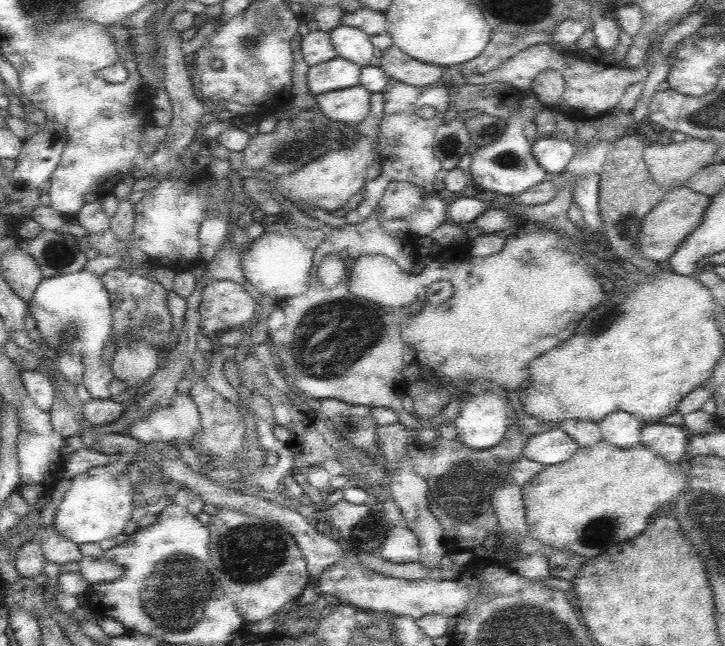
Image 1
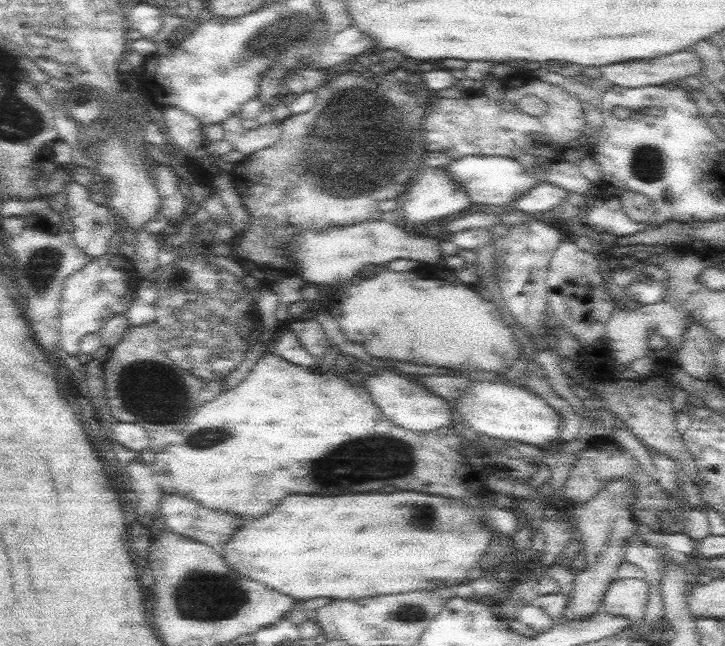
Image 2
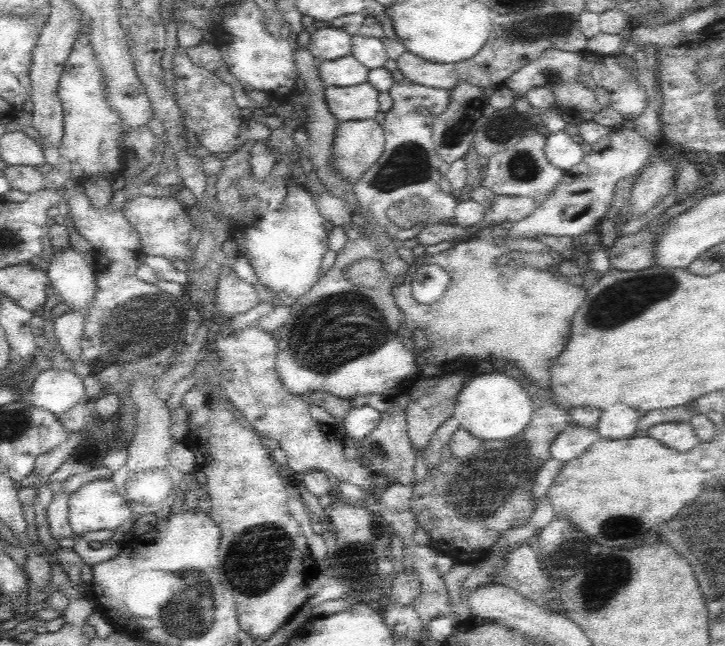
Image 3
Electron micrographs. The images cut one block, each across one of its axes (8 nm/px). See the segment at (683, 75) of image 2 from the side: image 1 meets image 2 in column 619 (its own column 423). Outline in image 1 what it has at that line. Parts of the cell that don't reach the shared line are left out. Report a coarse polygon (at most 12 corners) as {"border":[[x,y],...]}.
{"border":[[394,44],[382,51],[389,79],[417,87],[452,78],[443,67],[410,58]]}

